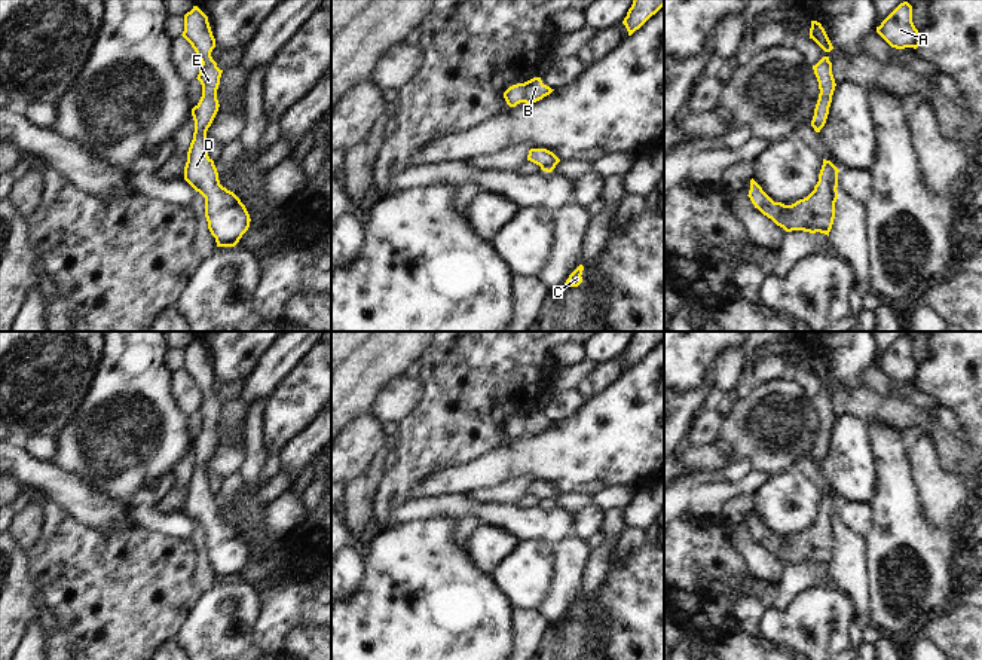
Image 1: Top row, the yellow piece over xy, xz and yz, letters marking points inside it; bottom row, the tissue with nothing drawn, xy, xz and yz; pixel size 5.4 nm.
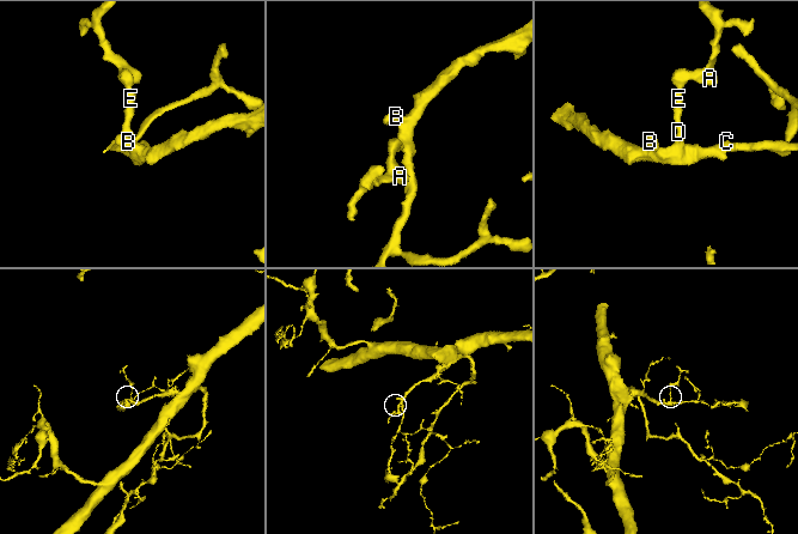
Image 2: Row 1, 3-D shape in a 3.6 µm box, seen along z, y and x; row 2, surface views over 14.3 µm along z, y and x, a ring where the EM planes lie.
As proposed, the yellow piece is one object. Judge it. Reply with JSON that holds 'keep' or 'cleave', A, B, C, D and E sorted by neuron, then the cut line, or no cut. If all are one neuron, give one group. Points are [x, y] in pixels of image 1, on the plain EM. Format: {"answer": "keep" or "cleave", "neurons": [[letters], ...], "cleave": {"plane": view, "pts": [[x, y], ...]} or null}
{"answer": "keep", "neurons": [["A", "B", "C", "D", "E"]], "cleave": null}

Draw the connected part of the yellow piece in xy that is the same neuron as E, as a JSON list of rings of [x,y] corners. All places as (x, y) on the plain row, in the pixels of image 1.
[[[198,339],[184,348],[181,369],[202,395],[196,410],[202,418],[202,430],[192,441],[195,465],[187,485],[184,513],[205,531],[205,550],[217,580],[235,580],[248,563],[251,551],[241,532],[220,517],[214,494],[208,489],[207,464],[220,440],[217,422],[223,403],[211,389],[215,372],[208,349]]]

